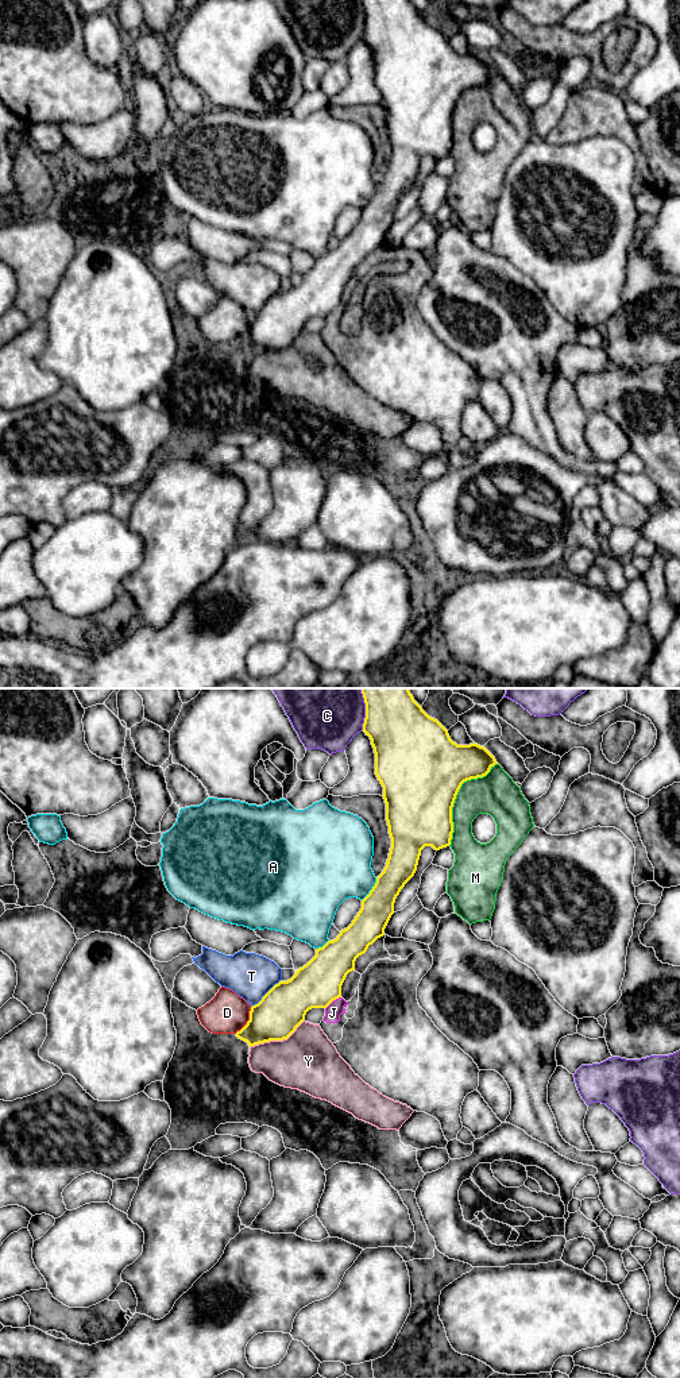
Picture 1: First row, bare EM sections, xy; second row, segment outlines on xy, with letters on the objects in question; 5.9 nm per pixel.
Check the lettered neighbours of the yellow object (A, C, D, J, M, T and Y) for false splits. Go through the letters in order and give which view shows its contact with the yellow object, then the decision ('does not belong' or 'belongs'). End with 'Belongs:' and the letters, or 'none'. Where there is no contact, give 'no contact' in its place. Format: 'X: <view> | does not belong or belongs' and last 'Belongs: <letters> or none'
A: xy | does not belong
C: xy | does not belong
D: xy | does not belong
J: xy | does not belong
M: xy | does not belong
T: xy | does not belong
Y: xy | does not belong
Belongs: none

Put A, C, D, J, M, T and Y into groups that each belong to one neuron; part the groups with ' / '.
A / C / D / J / M / T / Y

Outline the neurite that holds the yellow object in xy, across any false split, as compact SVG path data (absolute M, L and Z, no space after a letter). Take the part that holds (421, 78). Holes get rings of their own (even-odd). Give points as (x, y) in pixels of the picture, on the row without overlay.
M362 0L366 12L363 40L370 46L375 62L375 84L383 96L386 130L391 157L383 181L352 232L336 248L316 258L316 265L287 290L275 293L262 309L251 316L250 329L236 346L255 355L287 348L305 329L312 317L327 317L341 306L347 283L355 279L355 270L370 254L385 244L394 223L394 212L405 193L414 185L425 155L440 159L451 154L452 116L461 93L486 85L498 73L495 66L478 53L457 54L448 39L429 26L410 0Z

